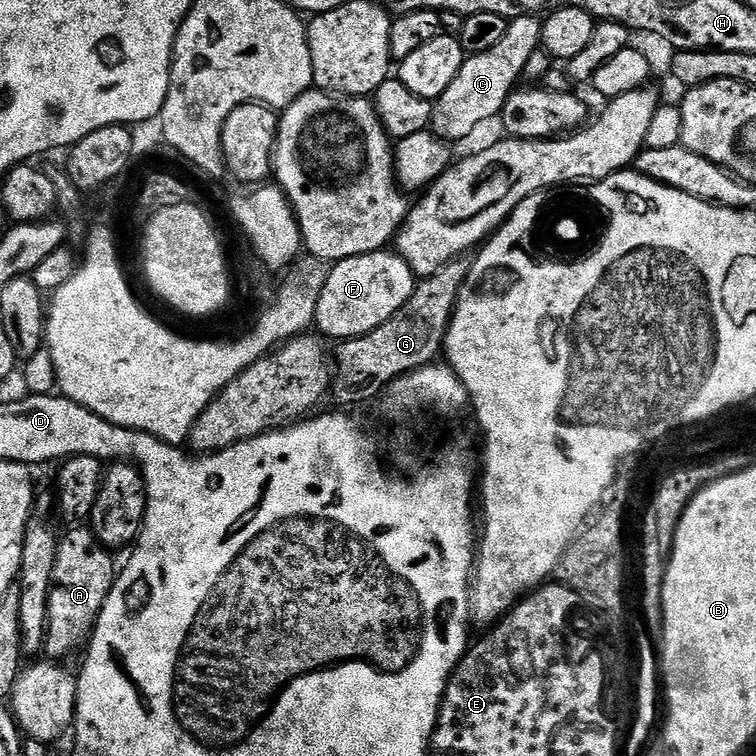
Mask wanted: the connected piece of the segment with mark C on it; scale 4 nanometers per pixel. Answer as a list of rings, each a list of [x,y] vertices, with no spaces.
[[[539,15],[510,20],[506,38],[502,38],[498,46],[485,50],[483,54],[468,56],[462,70],[458,70],[458,78],[454,78],[454,82],[450,82],[450,86],[446,86],[444,93],[433,103],[431,131],[441,140],[457,142],[474,135],[487,120],[495,121],[502,106],[506,106],[506,98],[517,91],[521,83],[519,80],[522,80],[526,70],[526,62],[530,62],[530,54],[541,51],[543,29]]]

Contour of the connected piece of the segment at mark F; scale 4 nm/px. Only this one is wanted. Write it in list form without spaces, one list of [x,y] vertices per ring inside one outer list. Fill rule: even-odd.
[[[381,250],[335,261],[326,278],[326,286],[322,286],[322,298],[318,298],[315,327],[320,328],[321,337],[327,338],[329,341],[332,339],[332,342],[353,340],[362,334],[370,334],[370,330],[378,330],[378,326],[382,326],[382,322],[386,322],[391,316],[398,314],[398,310],[402,310],[402,306],[406,306],[406,302],[414,294],[417,283],[418,277],[412,267],[392,250]]]

